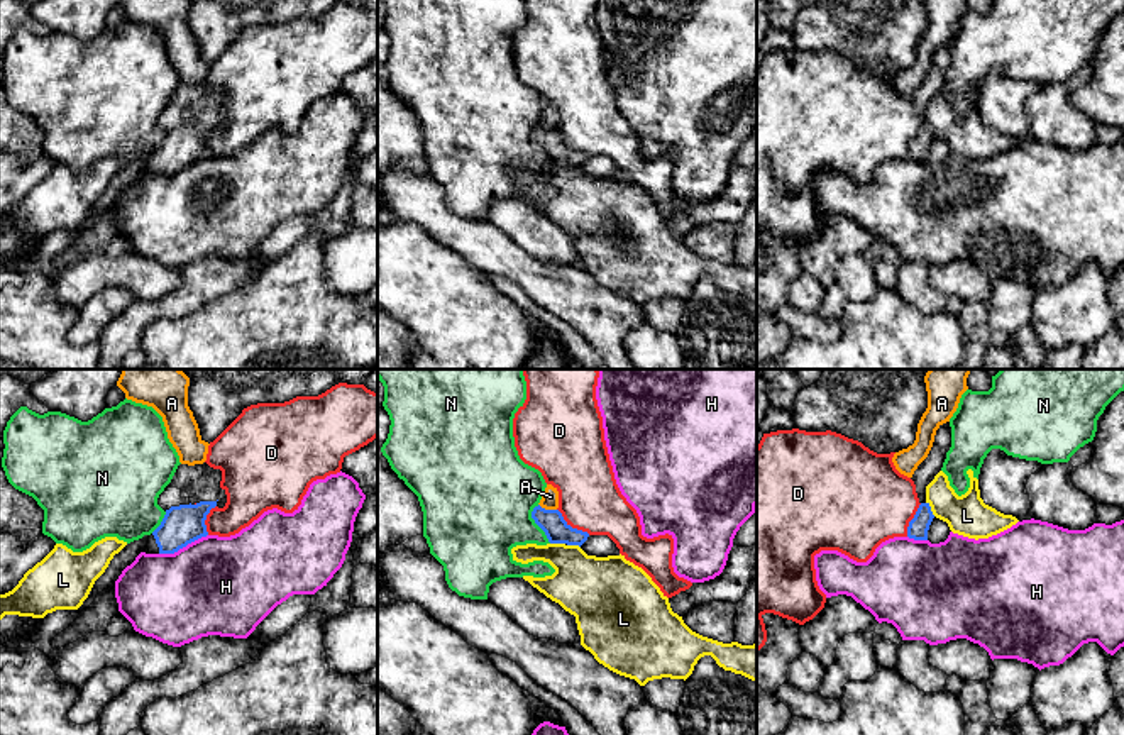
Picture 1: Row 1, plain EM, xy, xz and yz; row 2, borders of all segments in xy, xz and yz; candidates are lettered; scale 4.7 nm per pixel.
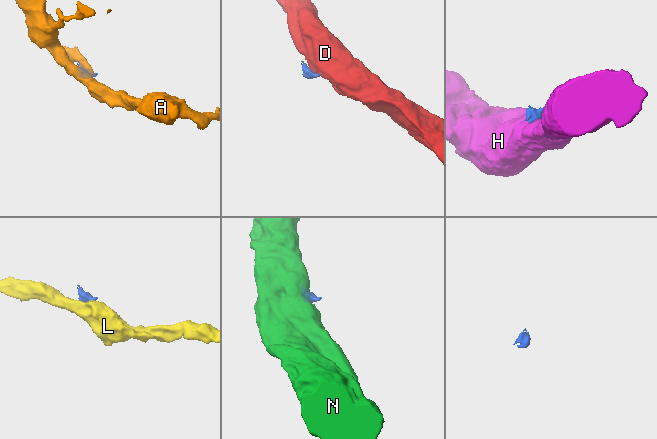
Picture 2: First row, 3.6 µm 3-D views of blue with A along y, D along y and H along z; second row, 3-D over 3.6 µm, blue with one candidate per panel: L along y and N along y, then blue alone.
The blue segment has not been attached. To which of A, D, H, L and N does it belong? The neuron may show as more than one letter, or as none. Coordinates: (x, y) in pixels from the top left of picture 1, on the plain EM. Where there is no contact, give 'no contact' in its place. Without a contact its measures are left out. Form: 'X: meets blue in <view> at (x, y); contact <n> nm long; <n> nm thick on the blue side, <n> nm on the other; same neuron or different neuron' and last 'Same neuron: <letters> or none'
A: meets blue in xz at (547, 131); contact 90 nm long; 120 nm thick on the blue side, 80 nm on the other; different neuron
D: meets blue in xz at (571, 148); contact 200 nm long; 120 nm thick on the blue side, 300 nm on the other; different neuron
H: meets blue in xy at (183, 166); contact 260 nm long; 190 nm thick on the blue side, 460 nm on the other; different neuron
L: meets blue in yz at (930, 129); contact 80 nm long; 100 nm thick on the blue side, 200 nm on the other; different neuron
N: meets blue in xz at (535, 143); contact 200 nm long; 120 nm thick on the blue side, 440 nm on the other; different neuron
Same neuron: none

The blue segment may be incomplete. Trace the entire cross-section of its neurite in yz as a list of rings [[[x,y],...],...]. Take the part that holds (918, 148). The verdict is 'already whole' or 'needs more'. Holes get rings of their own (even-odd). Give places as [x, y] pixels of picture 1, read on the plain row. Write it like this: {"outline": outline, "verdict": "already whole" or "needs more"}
{"outline": [[[946,42],[939,46],[939,49],[936,51],[934,63],[928,78],[917,86],[917,90],[914,91],[911,98],[916,105],[916,113],[921,125],[914,139],[909,142],[909,147],[907,147],[909,159],[928,161],[928,151],[934,135],[931,132],[929,124],[926,122],[926,107],[941,91],[950,68],[951,68],[951,47],[950,47],[950,42]]], "verdict": "needs more"}

